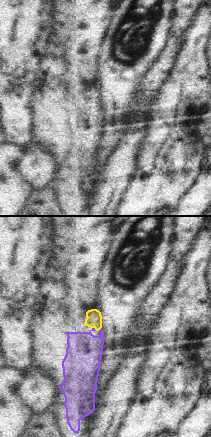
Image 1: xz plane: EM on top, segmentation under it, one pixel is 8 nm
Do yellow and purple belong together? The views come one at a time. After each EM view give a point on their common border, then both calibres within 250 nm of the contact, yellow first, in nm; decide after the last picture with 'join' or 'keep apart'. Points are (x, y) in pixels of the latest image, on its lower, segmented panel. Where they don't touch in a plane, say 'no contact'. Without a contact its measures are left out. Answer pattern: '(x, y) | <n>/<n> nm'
(99, 329) | 130/280 nm

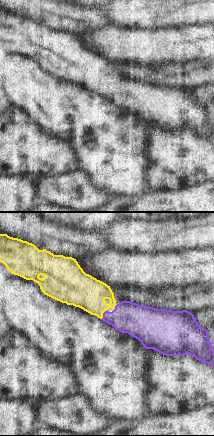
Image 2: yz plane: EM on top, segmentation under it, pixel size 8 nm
(102, 314) | 280/260 nm

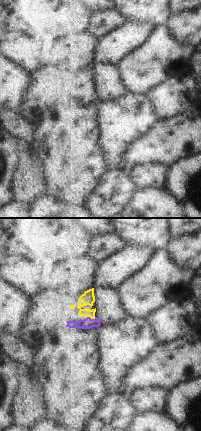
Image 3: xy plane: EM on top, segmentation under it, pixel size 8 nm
(91, 318) | 110/90 nm

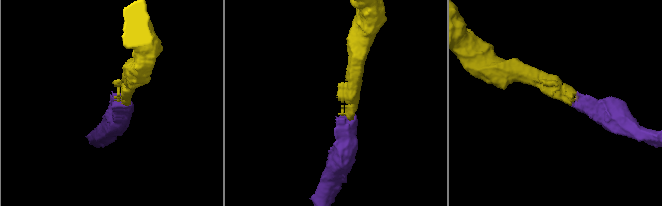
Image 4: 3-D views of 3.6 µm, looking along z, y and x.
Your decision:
join

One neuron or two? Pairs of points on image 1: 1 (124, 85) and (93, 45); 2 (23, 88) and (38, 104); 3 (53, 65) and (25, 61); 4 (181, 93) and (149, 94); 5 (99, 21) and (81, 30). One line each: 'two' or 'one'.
1: two
2: two
3: two
4: two
5: one

